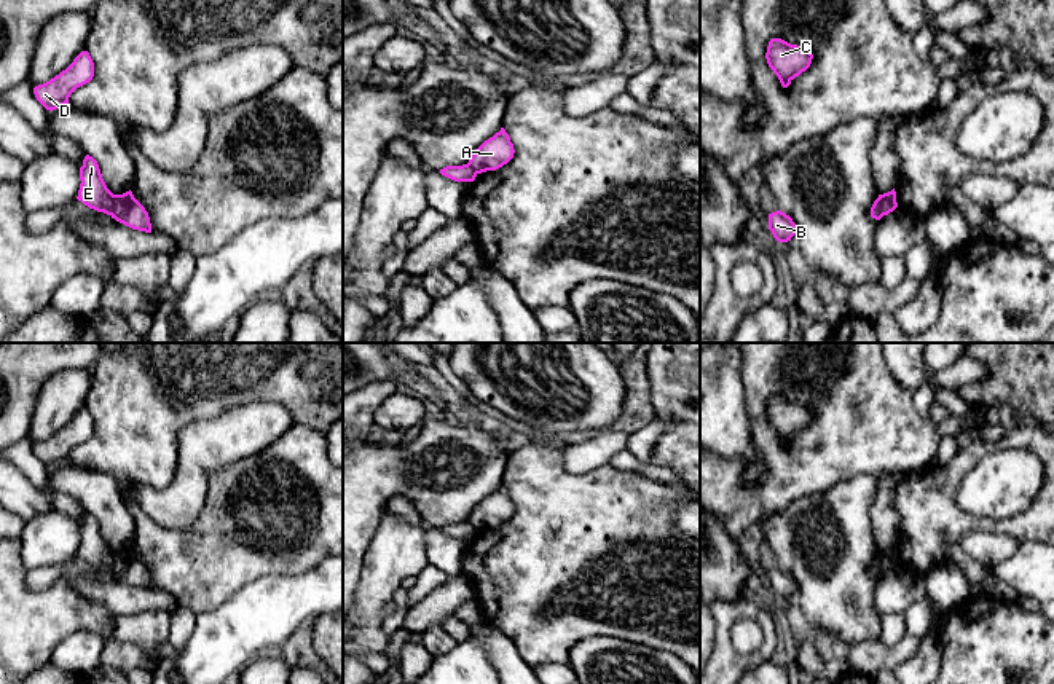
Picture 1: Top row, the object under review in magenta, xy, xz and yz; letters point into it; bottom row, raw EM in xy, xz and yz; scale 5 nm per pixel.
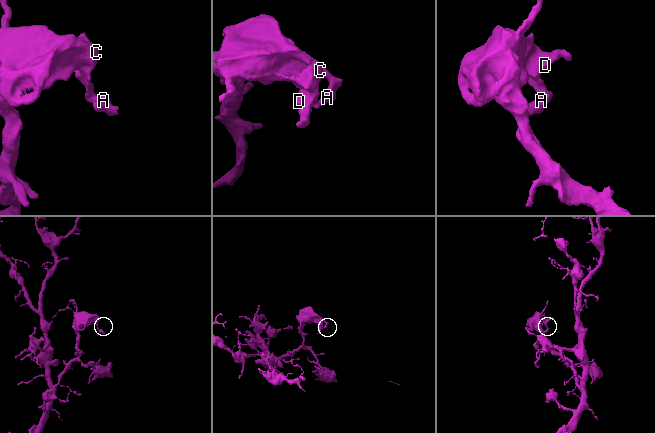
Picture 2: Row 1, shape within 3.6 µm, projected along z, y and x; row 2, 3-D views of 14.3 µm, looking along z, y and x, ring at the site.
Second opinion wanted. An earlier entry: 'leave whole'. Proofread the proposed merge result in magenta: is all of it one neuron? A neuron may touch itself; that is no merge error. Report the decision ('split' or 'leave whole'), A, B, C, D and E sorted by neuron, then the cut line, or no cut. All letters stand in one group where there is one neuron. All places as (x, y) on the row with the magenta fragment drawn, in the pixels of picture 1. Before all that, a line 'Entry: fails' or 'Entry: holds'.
Entry: fails
split; A B / C D E; cut in xy along (117, 195), (110, 214)

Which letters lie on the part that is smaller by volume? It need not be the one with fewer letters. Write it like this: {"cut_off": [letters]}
{"cut_off": ["A", "B"]}

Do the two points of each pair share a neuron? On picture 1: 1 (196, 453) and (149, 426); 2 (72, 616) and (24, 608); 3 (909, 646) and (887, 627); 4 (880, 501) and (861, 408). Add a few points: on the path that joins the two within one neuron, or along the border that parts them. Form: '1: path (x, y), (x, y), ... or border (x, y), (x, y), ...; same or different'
1: border (206, 418), (180, 429), (173, 479); different
2: path (61, 614), (35, 614); same
3: border (906, 635), (892, 644), (884, 644), (877, 638); different
4: border (904, 474), (888, 474), (877, 479); different

